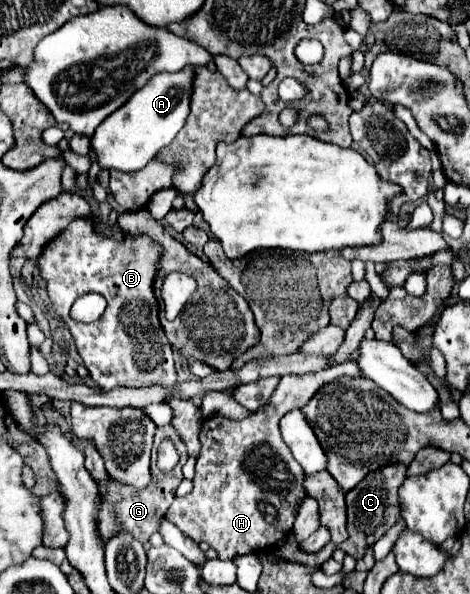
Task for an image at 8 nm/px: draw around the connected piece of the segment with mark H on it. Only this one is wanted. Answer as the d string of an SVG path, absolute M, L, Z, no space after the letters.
M345 362L341 366L333 366L321 372L301 374L301 376L283 376L277 384L277 390L269 398L261 410L249 414L243 420L225 420L225 418L209 418L203 422L201 428L201 454L197 456L195 478L193 478L193 492L185 497L175 497L173 504L167 510L167 518L191 540L207 542L211 548L217 550L221 560L233 560L237 554L251 554L257 550L273 548L279 540L287 538L293 528L299 504L305 498L303 492L303 468L295 462L289 448L285 446L283 438L279 436L279 418L289 410L301 408L309 402L309 398L325 384L341 378L363 376L355 362Z

